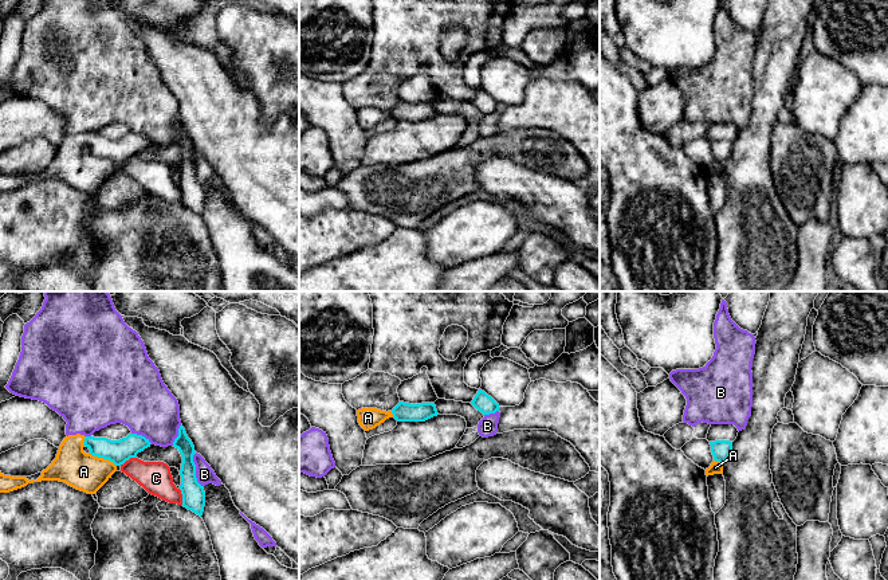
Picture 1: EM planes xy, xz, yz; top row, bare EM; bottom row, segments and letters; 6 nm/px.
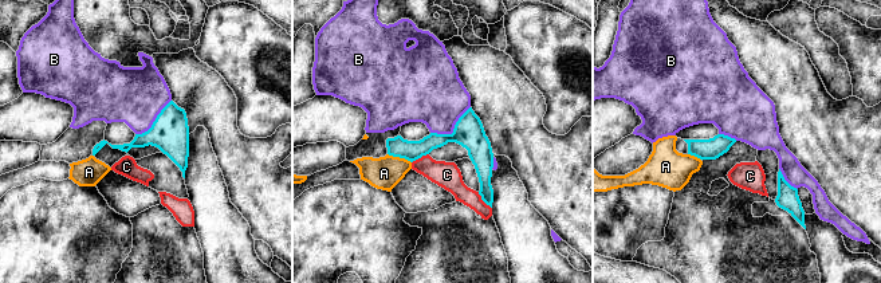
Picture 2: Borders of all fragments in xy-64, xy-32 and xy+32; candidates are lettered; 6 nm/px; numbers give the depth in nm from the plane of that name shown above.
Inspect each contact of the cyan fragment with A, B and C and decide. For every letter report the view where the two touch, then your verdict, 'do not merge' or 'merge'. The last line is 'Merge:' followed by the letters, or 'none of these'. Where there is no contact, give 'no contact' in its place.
A: meets cyan in xy; merge
B: meets cyan in xy; do not merge
C: meets cyan in xy; do not merge
Merge: A

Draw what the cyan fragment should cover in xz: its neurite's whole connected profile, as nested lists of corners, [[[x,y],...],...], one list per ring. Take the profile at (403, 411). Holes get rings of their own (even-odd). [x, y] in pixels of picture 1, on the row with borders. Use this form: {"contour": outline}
{"contour": [[[400,401],[388,412],[377,408],[357,411],[358,423],[365,431],[376,428],[389,418],[394,418],[397,422],[425,422],[437,415],[435,403],[409,404]]]}

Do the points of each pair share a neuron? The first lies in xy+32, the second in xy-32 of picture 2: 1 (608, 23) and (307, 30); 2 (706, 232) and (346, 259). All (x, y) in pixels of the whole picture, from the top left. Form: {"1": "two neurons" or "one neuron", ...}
{"1": "one neuron", "2": "two neurons"}

